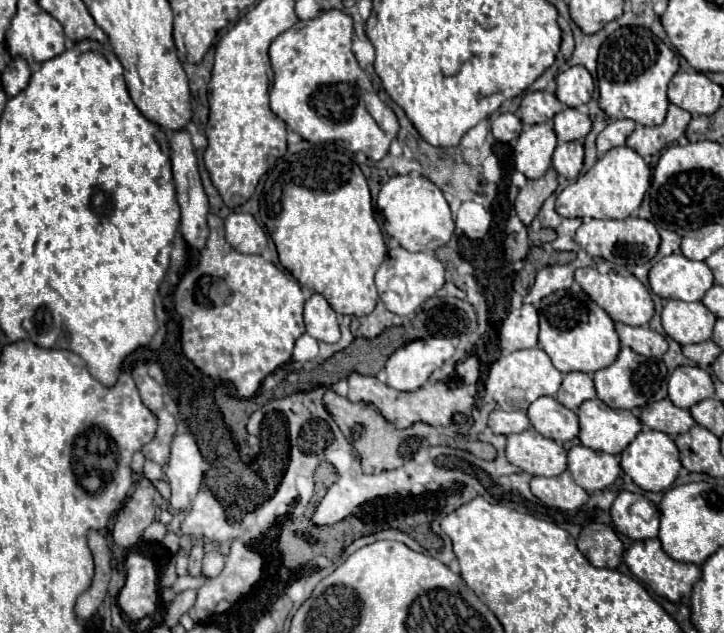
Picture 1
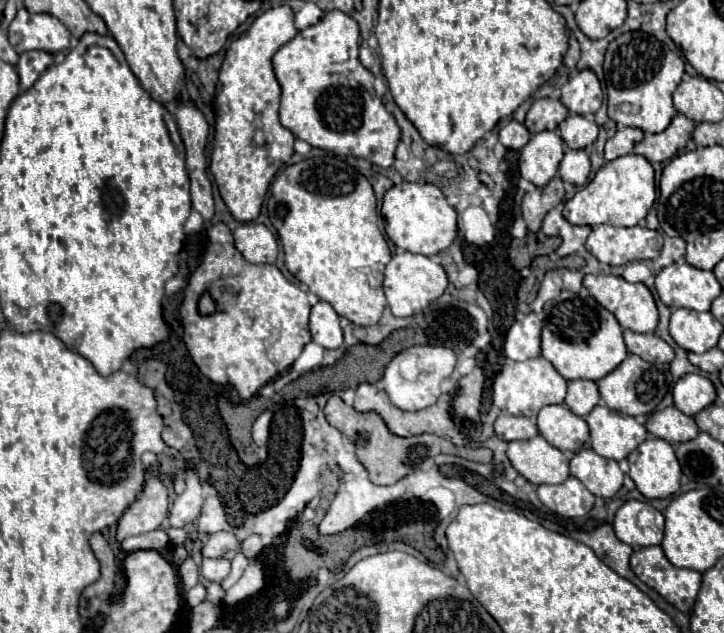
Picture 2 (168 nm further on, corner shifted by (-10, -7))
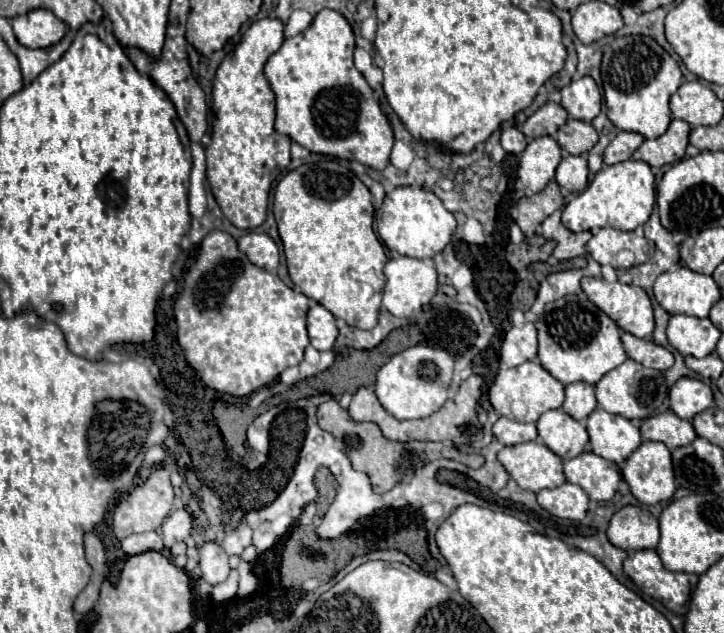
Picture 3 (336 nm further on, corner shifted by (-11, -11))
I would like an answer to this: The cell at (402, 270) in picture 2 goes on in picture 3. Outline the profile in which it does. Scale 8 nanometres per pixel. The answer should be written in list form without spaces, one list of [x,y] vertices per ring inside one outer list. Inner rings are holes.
[[[392,257],[386,267],[382,305],[394,317],[410,317],[412,311],[430,303],[438,289],[436,269],[420,259]]]

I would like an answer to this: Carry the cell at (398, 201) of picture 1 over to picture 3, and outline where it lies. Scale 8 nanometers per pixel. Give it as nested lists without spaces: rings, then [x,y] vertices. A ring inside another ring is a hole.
[[[396,187],[386,193],[380,209],[376,211],[376,229],[390,251],[426,259],[434,257],[450,243],[450,237],[456,229],[456,219],[432,191],[416,187]]]

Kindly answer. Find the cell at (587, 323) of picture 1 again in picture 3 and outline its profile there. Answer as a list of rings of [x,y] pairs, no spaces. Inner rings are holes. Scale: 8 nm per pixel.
[[[568,295],[560,301],[548,303],[544,315],[536,321],[536,329],[538,361],[564,385],[574,381],[596,385],[608,371],[616,369],[628,359],[620,343],[618,325],[584,295]]]

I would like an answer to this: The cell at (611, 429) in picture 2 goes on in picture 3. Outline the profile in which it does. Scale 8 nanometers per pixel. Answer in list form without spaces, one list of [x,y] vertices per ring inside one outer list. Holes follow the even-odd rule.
[[[600,407],[588,415],[586,429],[590,435],[592,451],[614,463],[624,463],[642,443],[640,431],[630,423],[630,419],[610,415]]]

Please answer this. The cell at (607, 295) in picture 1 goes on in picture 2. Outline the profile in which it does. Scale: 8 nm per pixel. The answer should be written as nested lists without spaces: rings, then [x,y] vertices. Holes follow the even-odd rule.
[[[599,273],[599,275],[587,275],[583,279],[583,285],[591,293],[591,297],[597,299],[599,305],[603,305],[607,311],[611,311],[617,317],[621,327],[627,327],[637,333],[655,331],[655,327],[659,323],[659,311],[657,311],[657,305],[655,305],[651,291],[643,283],[627,283],[623,277]]]

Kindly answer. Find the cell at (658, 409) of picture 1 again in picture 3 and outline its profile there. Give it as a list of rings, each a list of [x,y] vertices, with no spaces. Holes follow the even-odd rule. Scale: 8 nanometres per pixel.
[[[664,411],[660,415],[648,417],[640,425],[640,433],[648,441],[660,441],[668,449],[684,447],[696,439],[696,431],[690,421],[680,419],[672,411]]]

